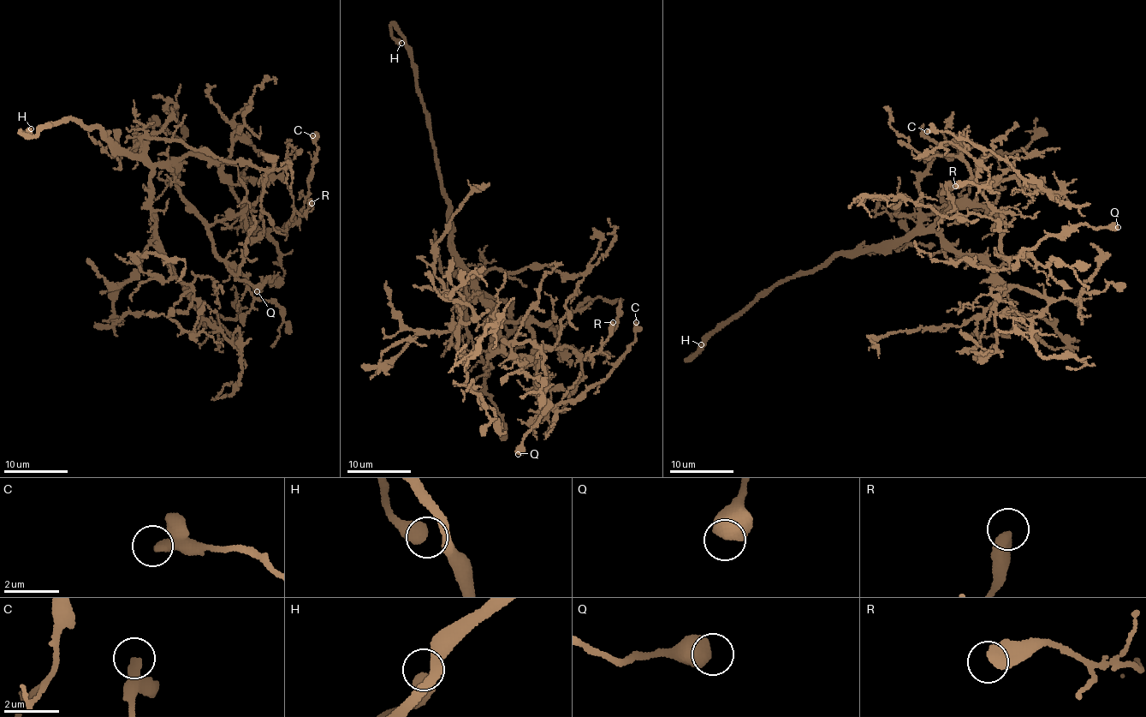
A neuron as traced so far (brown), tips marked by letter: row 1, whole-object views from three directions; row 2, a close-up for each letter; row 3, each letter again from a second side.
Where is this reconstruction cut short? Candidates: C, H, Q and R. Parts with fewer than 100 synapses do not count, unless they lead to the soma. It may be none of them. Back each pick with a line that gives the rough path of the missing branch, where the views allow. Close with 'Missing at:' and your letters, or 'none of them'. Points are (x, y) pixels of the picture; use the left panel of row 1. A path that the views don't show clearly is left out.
Missing at: H

